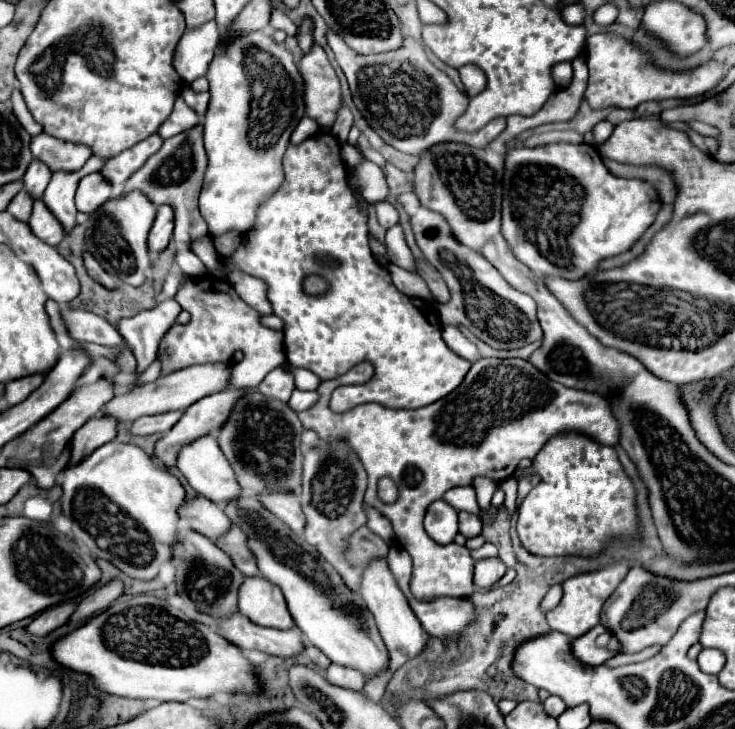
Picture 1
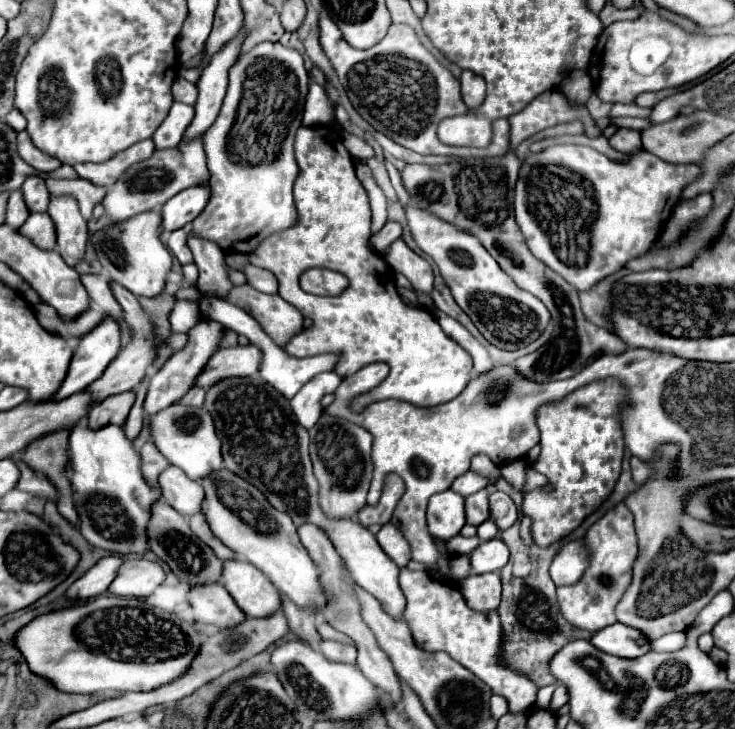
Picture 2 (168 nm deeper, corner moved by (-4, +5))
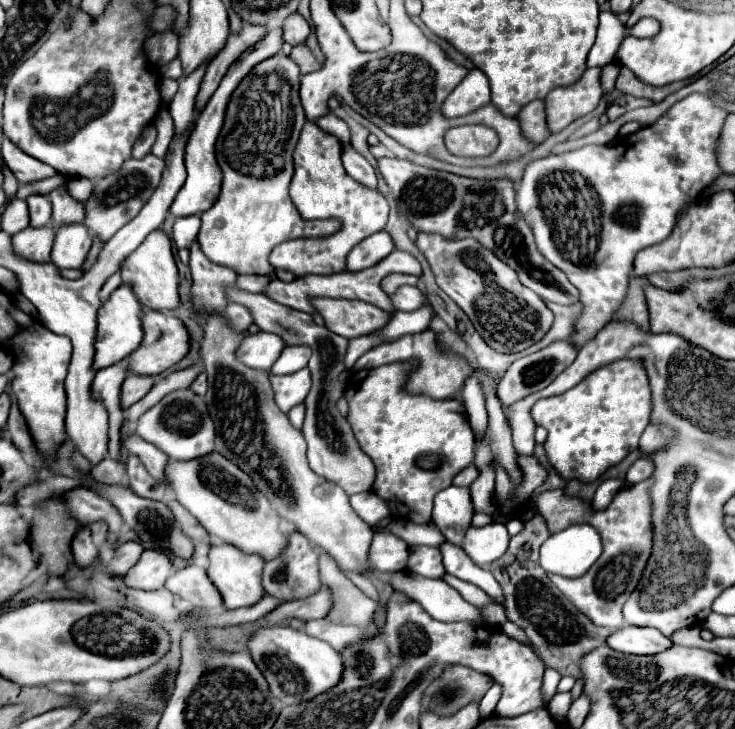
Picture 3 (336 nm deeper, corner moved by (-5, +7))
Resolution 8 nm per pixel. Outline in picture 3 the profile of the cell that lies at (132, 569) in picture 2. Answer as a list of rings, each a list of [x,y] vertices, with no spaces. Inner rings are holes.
[[[145,550],[139,562],[123,576],[123,582],[127,588],[135,590],[161,590],[171,572],[173,568],[167,554]]]

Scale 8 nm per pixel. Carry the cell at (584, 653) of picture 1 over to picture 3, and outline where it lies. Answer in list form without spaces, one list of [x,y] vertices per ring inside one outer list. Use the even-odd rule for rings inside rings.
[[[623,626],[607,638],[607,646],[625,654],[657,654],[671,646],[671,640],[655,628]]]

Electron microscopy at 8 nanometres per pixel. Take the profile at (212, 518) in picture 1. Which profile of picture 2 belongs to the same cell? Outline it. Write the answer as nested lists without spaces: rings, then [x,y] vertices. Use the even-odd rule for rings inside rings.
[[[168,466],[160,476],[158,484],[162,486],[162,498],[168,506],[178,510],[184,516],[198,514],[204,502],[204,490],[198,482],[186,478],[178,466]]]

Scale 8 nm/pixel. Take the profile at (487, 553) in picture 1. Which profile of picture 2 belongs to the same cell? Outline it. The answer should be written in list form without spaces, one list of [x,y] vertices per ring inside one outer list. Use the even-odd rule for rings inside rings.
[[[458,534],[458,536],[450,538],[450,540],[446,540],[444,542],[444,548],[446,548],[448,554],[460,556],[460,554],[470,554],[470,550],[474,550],[474,546],[478,546],[478,544],[480,544],[480,538],[478,536],[466,538],[466,536]]]

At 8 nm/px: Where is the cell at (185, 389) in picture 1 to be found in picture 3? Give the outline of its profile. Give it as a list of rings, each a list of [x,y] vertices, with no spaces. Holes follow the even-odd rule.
[[[257,332],[257,334],[245,336],[239,342],[235,356],[247,368],[269,372],[271,366],[275,364],[275,360],[279,358],[279,352],[283,350],[283,346],[285,344],[283,344],[283,340],[279,340],[279,336],[267,334],[267,332]]]

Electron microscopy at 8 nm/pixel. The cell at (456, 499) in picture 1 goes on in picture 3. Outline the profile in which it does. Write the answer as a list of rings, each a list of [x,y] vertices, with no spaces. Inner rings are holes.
[[[471,464],[471,466],[467,466],[465,470],[461,470],[461,472],[455,476],[453,484],[455,484],[455,486],[465,486],[465,488],[469,488],[469,484],[473,484],[473,482],[477,480],[477,476],[479,476],[479,468],[477,468],[475,464]]]

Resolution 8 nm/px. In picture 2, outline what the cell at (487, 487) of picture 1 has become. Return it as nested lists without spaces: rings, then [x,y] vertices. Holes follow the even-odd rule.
[[[476,454],[476,456],[472,458],[472,470],[474,470],[474,472],[482,472],[484,476],[494,474],[496,478],[500,478],[498,466],[496,466],[496,464],[486,456],[486,454]]]

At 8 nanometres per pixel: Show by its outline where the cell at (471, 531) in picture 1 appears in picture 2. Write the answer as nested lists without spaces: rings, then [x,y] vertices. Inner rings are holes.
[[[480,490],[478,494],[470,494],[466,498],[466,520],[468,520],[468,524],[480,526],[488,518],[490,518],[488,492],[486,490]]]

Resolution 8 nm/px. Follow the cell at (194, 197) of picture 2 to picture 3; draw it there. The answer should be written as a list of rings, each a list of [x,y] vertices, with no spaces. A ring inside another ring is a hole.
[[[271,30],[269,36],[263,38],[263,44],[259,44],[259,48],[251,48],[251,52],[245,52],[235,64],[231,64],[231,68],[227,70],[227,74],[223,76],[219,88],[215,90],[215,94],[209,98],[207,106],[203,108],[203,112],[197,118],[195,130],[187,142],[187,150],[185,150],[185,166],[187,166],[187,180],[183,184],[183,188],[177,192],[173,204],[171,204],[171,214],[177,218],[185,218],[185,216],[193,216],[193,214],[203,214],[205,210],[209,210],[215,200],[219,198],[221,192],[221,168],[217,164],[215,158],[215,140],[221,132],[223,126],[223,116],[225,116],[225,108],[229,102],[231,92],[237,88],[239,80],[243,80],[243,76],[259,62],[265,60],[267,56],[273,56],[279,52],[281,48],[281,30]]]

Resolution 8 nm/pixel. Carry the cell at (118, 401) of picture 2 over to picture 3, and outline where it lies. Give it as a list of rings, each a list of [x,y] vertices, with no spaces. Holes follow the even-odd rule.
[[[129,374],[121,386],[121,410],[127,410],[131,404],[141,400],[145,392],[153,386],[153,382],[155,382],[153,376]]]

